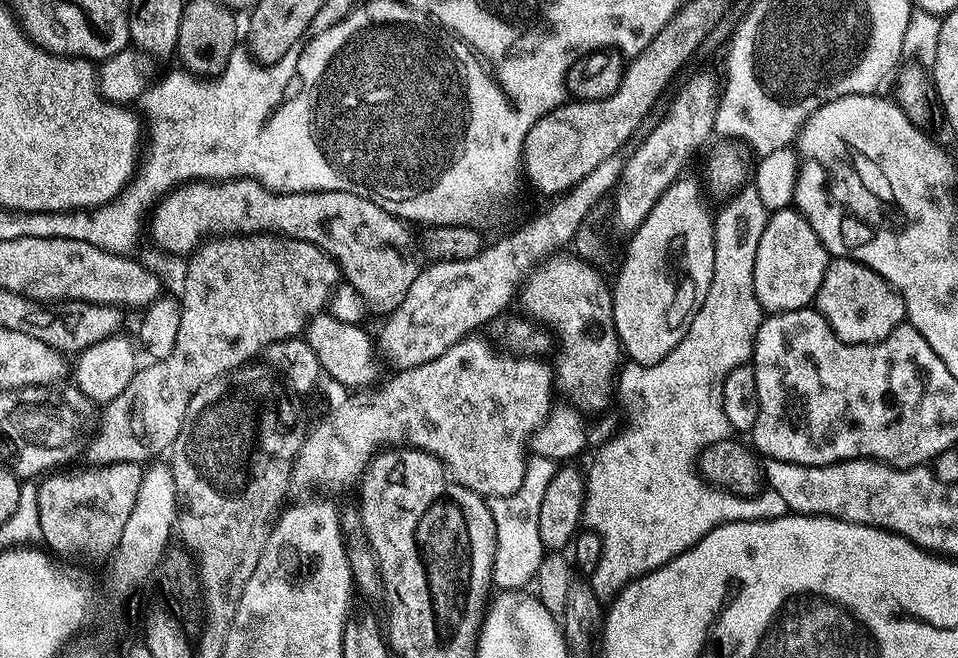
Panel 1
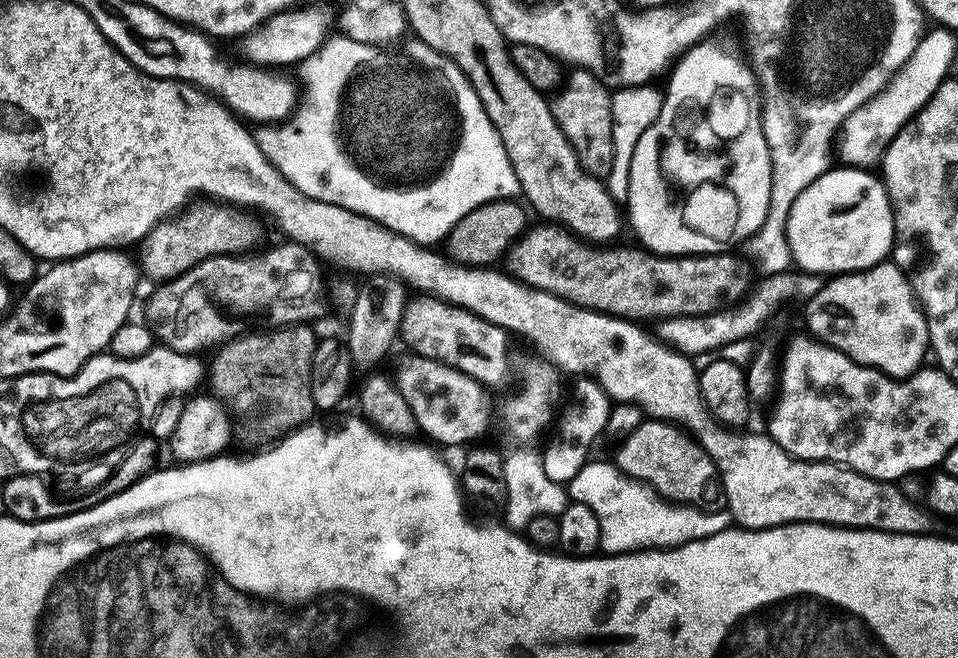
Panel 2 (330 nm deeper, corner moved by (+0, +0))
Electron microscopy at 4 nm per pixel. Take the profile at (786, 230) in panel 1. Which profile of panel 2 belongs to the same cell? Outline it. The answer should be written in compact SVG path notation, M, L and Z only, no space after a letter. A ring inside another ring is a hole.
M832 166L823 172L794 202L788 215L786 234L788 249L793 265L799 271L817 273L831 278L846 272L860 272L863 268L872 268L889 259L896 238L896 227L892 221L892 206L888 202L888 191L879 175L871 176L871 171L863 167Z

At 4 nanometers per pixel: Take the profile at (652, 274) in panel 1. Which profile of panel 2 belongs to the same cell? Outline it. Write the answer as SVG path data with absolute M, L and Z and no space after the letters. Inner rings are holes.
M701 42L688 49L679 60L676 61L667 77L668 88L664 92L662 110L658 118L638 138L638 146L634 146L634 158L630 162L630 186L628 187L628 199L626 201L626 220L632 223L636 236L641 245L649 252L655 252L658 256L703 256L710 252L726 252L735 249L735 244L747 242L749 238L760 228L768 213L770 204L770 186L772 185L772 163L770 162L770 150L766 146L764 127L760 124L760 104L754 99L758 92L756 77L749 65L743 59L731 56L723 52L712 42Z

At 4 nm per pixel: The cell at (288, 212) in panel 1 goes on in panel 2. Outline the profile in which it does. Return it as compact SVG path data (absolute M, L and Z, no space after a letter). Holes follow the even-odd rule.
M228 202L204 203L208 204L188 206L179 214L160 220L139 241L138 268L152 282L172 280L211 256L244 254L259 245L256 243L260 240L260 224L251 211Z

